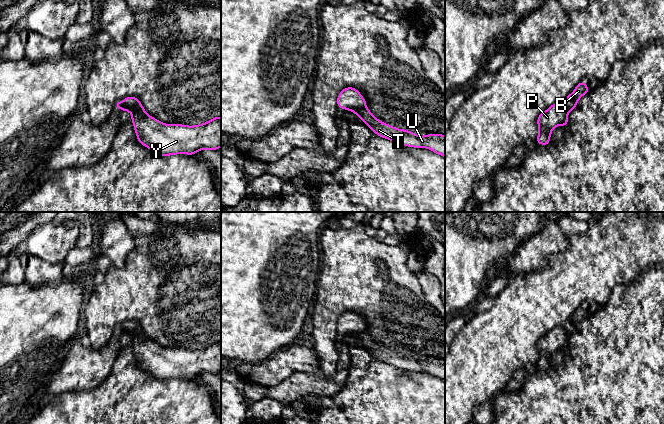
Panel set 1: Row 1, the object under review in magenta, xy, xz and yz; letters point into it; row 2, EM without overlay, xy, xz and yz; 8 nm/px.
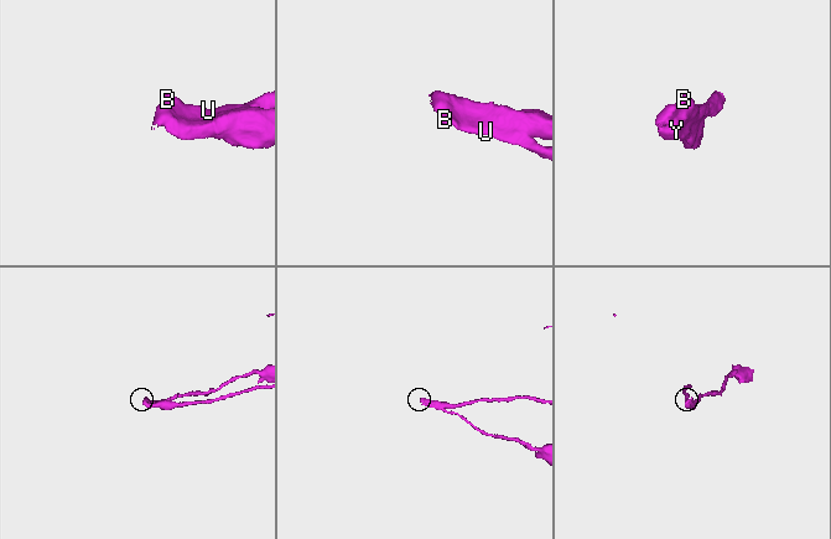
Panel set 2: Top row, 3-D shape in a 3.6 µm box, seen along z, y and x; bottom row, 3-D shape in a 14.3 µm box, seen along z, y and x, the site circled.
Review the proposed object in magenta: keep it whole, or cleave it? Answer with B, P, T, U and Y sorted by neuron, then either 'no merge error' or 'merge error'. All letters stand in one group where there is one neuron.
B T U / P Y | merge error

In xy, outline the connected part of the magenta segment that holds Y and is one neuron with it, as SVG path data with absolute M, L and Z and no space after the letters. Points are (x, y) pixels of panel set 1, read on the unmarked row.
M123 325L114 331L131 337L138 366L159 380L193 379L203 373L218 374L221 371L221 340L188 350L165 348L154 341L142 340L128 333Z

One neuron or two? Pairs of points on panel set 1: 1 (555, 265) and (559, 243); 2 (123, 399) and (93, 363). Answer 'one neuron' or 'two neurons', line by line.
1: two neurons
2: two neurons

